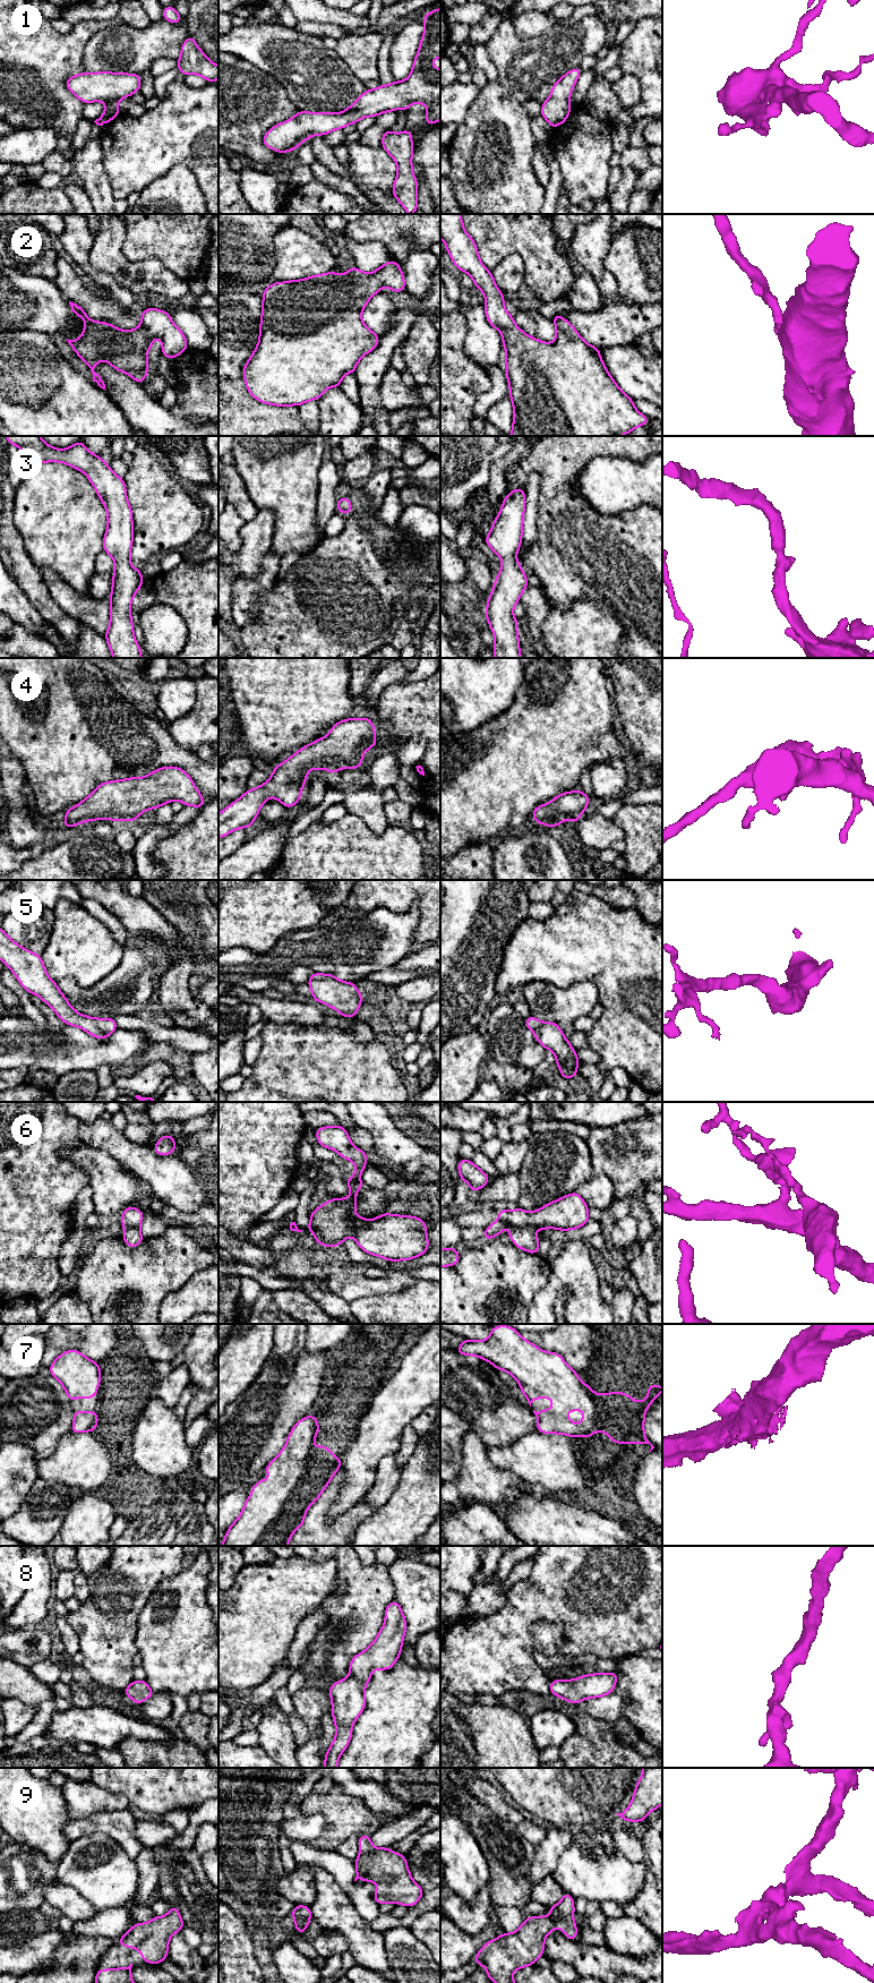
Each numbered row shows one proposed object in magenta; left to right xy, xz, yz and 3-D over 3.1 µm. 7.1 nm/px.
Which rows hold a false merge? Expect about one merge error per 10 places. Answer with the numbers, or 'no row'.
6

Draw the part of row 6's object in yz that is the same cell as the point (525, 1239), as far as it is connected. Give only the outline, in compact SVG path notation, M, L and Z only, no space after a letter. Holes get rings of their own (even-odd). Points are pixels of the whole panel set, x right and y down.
M514 1226L508 1231L508 1236L517 1248L538 1255L540 1240L532 1229L521 1229Z

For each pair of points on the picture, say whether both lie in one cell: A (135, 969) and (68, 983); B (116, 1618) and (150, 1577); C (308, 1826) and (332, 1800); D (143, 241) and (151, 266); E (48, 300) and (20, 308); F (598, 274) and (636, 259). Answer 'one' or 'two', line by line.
A: one
B: one
C: two
D: two
E: one
F: two

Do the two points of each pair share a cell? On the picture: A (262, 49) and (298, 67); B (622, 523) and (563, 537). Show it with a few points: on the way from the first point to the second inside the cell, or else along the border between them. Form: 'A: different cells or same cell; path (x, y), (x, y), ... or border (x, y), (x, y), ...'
A: same cell; path (271, 49), (283, 52), (289, 58)
B: same cell; path (607, 536), (577, 537)

